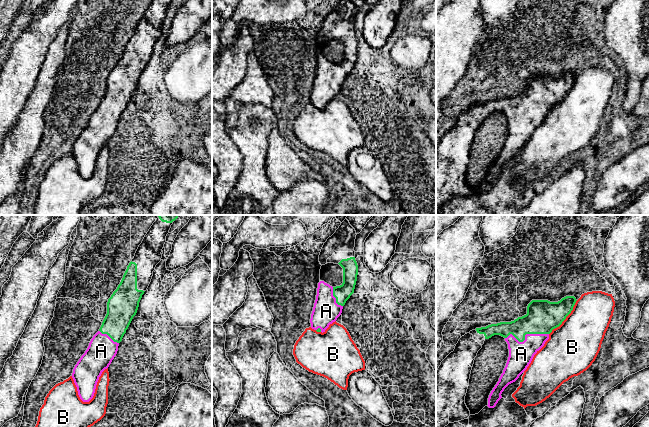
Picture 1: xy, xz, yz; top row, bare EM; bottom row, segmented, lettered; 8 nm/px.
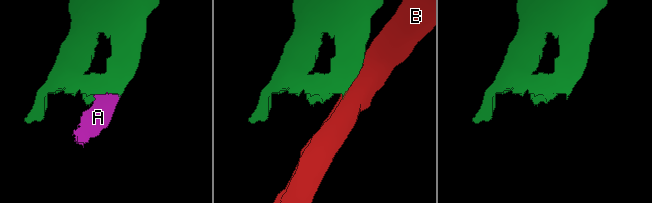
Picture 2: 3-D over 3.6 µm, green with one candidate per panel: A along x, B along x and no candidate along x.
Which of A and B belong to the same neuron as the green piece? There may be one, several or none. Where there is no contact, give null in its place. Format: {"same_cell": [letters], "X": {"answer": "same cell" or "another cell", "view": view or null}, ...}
{"same_cell": ["A"], "A": {"answer": "same cell", "view": "yz"}, "B": {"answer": "another cell", "view": "yz"}}

